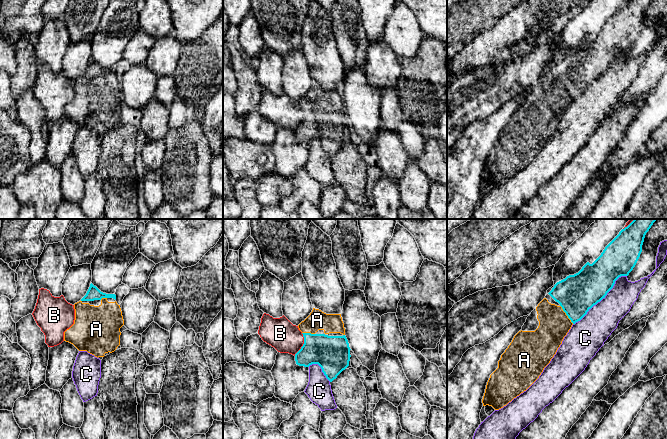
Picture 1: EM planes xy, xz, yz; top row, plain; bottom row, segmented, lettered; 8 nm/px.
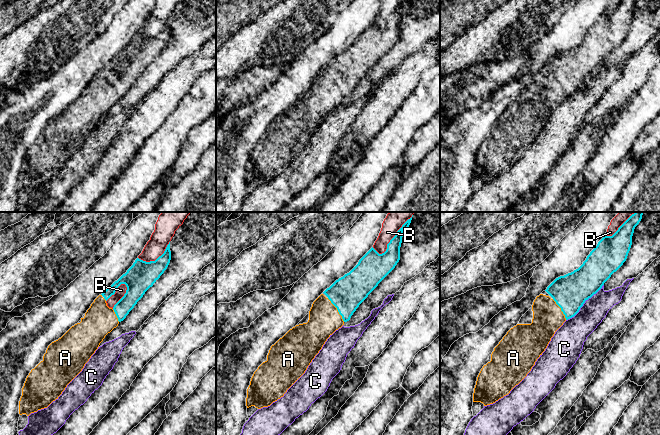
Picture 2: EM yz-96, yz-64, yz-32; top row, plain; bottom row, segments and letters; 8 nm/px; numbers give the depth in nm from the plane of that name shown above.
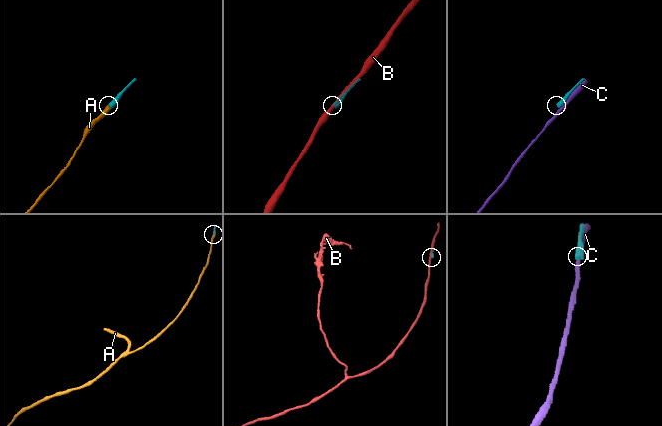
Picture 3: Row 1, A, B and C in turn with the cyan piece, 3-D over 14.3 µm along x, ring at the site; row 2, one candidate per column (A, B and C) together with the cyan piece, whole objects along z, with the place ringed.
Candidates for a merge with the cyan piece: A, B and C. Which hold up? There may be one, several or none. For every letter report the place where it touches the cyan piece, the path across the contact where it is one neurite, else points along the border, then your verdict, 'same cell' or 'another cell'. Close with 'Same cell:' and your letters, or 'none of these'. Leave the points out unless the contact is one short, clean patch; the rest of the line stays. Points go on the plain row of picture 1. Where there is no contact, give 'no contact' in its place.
A: meets cyan in yz at (566, 90); same cell
B: meets cyan in xz at (303, 120); another cell
C: meets cyan in yz at (601, 75); another cell
Same cell: A

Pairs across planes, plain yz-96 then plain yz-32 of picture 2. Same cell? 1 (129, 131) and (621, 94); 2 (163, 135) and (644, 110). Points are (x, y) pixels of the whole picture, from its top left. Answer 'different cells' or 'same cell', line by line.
1: same cell
2: same cell

